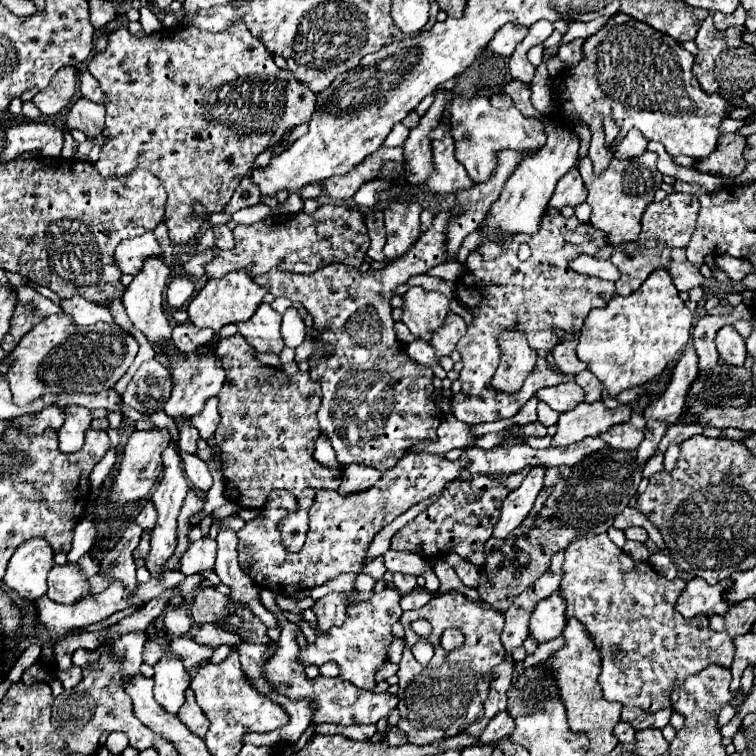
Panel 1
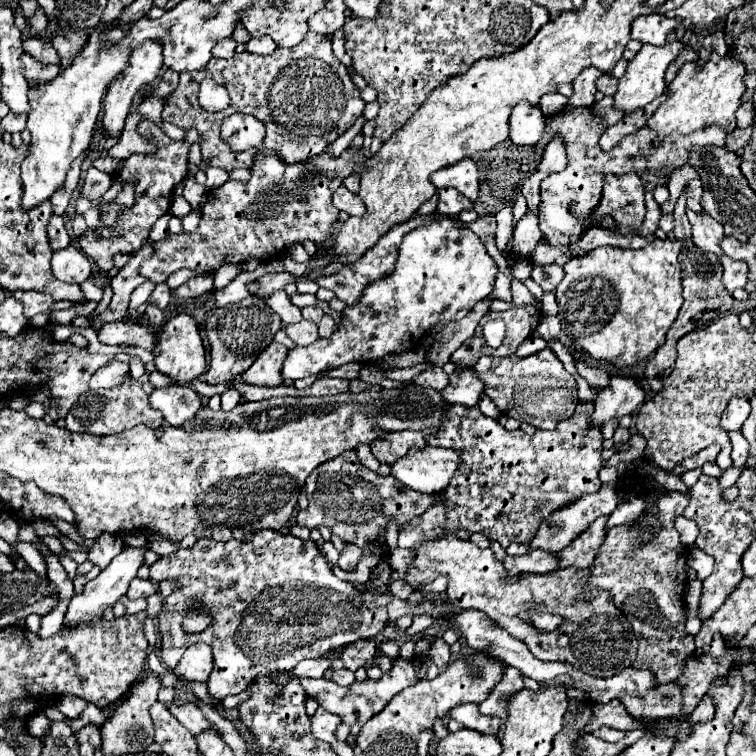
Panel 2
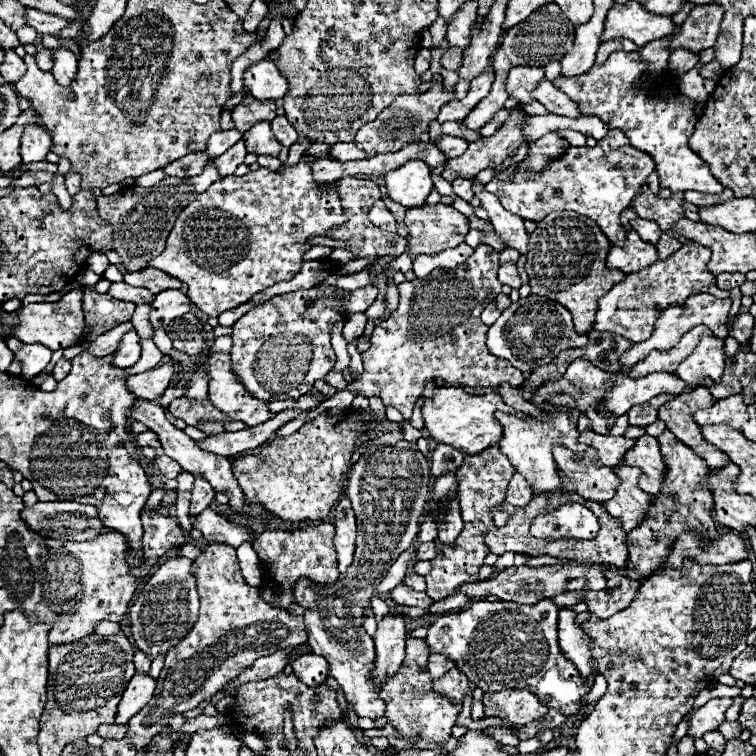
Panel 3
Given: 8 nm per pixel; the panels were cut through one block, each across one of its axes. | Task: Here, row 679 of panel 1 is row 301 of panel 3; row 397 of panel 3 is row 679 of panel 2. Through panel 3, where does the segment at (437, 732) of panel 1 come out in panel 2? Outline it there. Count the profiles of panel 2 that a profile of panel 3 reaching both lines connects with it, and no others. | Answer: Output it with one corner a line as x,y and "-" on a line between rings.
396,658
394,662
392,662
392,668
380,678
380,680
370,680
370,678
366,678
366,680
362,680
362,682
352,682
350,686
338,686
336,682
332,682
332,680
324,680
324,678
320,678
320,680
310,680
310,678
300,678
300,684
302,684
302,688
306,690
306,694
310,696
310,698
318,698
318,704
322,706
322,708
326,708
326,710
330,710
332,714
338,714
340,718
342,718
342,722
346,722
350,728
352,728
352,738
356,740
358,738
358,732
360,732
360,728
374,716
374,714
378,714
400,690
404,690
404,688
408,688
408,686
412,686
412,684
416,684
420,678
418,678
418,674
416,674
416,670
414,670
414,660
416,658
412,658
412,660
402,660
402,658

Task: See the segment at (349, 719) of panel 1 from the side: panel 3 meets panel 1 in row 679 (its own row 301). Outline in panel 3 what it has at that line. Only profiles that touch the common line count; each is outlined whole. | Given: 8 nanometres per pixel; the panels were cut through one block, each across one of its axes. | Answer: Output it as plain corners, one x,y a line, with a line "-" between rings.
326,286
326,288
310,288
300,292
290,292
284,296
274,296
272,300
260,304
252,312
244,314
234,326
232,326
232,370
240,376
242,384
252,392
252,396
260,400
288,400
288,398
300,398
304,392
308,392
316,380
324,378
336,364
336,354
330,346
330,332
332,324
338,320
346,320
344,312
340,312
340,298
348,296
348,290

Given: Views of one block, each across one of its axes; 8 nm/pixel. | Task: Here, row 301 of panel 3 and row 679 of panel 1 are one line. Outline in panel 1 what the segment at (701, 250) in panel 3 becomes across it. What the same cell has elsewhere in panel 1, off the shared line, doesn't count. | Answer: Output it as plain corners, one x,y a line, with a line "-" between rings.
608,534
590,538
576,538
566,548
564,580
560,584
560,596
566,602
566,616
578,618
590,636
594,638
602,654
600,684
606,700
618,700
624,706
640,706
646,712
672,708
670,694
687,677
698,674
712,664
724,664
728,668
728,634
716,634
706,616
694,616
686,620
676,612
674,604
685,588
682,578
668,580
660,576
648,562
636,562
622,552

